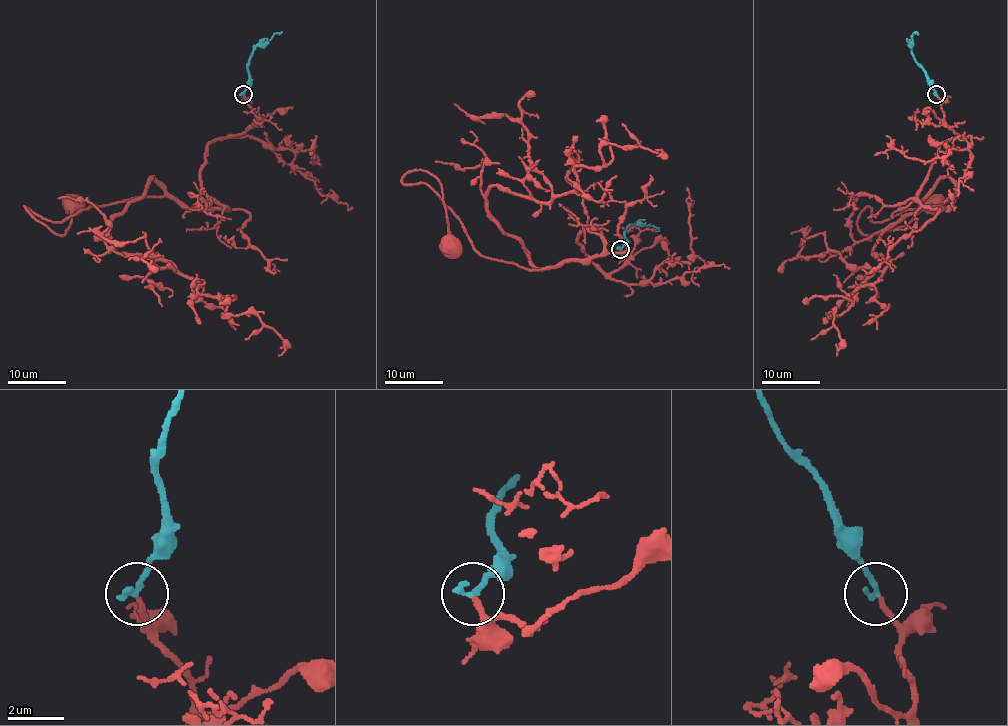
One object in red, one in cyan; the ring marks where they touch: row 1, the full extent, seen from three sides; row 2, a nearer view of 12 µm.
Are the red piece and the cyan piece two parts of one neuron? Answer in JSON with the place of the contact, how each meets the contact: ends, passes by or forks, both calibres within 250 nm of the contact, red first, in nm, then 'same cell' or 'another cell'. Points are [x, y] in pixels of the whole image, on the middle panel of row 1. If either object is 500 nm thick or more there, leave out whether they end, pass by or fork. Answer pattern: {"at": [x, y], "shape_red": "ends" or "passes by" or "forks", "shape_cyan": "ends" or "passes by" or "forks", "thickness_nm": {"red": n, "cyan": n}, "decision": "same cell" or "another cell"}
{"at": [620, 249], "shape_red": "ends", "shape_cyan": "ends", "thickness_nm": {"red": 180, "cyan": 240}, "decision": "same cell"}

